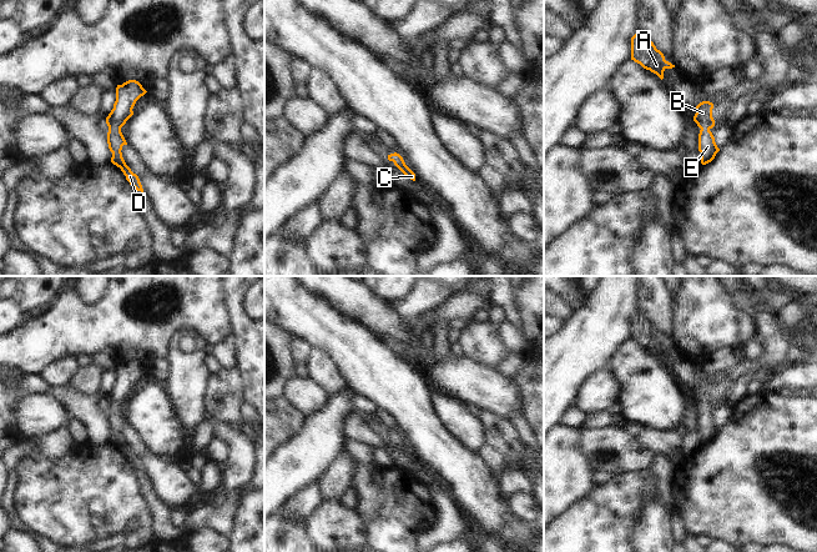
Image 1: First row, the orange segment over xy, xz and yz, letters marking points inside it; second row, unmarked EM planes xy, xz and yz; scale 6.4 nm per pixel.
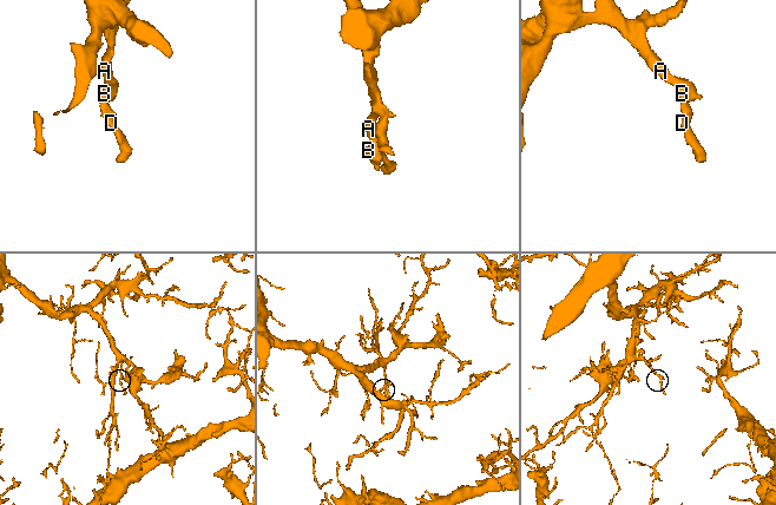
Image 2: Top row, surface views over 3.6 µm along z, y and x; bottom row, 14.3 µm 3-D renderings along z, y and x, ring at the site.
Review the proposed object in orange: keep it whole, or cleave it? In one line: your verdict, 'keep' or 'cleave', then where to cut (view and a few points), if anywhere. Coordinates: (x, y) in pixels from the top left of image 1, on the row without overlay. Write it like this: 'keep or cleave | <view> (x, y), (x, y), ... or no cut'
keep | no cut

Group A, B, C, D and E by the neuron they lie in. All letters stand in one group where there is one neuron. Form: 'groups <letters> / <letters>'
groups A B C D E

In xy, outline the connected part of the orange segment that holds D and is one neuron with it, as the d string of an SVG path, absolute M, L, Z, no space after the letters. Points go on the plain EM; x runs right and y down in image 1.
M128 360L122 365L117 365L114 388L106 397L109 406L107 423L112 432L111 442L120 447L130 465L141 472L143 472L143 468L138 456L131 451L122 437L121 430L127 422L121 412L121 407L133 395L132 388L136 381L146 372L142 365L136 360Z

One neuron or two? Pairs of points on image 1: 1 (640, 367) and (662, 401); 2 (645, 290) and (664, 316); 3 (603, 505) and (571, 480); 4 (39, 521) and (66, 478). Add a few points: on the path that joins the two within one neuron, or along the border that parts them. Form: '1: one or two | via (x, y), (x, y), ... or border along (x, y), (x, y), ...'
1: one | via (642, 376), (646, 385), (654, 392)
2: one | via (651, 296), (659, 310)
3: two | border along (603, 477), (589, 496), (574, 503), (566, 511)
4: one | via (48, 511), (50, 505), (66, 488)

